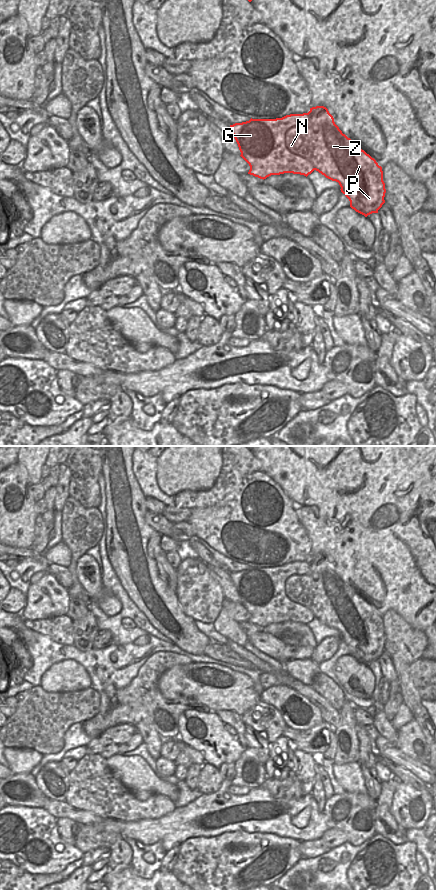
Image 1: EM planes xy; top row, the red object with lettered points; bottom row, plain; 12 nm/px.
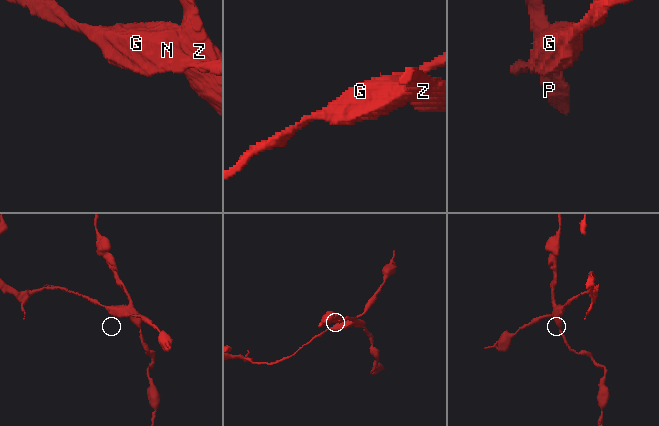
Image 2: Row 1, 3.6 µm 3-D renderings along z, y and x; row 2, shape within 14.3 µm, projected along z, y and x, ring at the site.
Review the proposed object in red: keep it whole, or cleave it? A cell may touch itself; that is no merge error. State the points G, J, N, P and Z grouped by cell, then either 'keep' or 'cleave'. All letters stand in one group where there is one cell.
G N / J P Z; cleave

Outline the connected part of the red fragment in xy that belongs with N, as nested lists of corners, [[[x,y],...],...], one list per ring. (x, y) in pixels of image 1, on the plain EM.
[[[308,560],[230,573],[240,604],[250,614],[248,622],[263,628],[284,621],[311,622],[314,613],[304,605],[312,583],[310,567]]]

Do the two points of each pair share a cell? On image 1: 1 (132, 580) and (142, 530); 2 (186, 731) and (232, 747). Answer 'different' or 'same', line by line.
1: same
2: same

